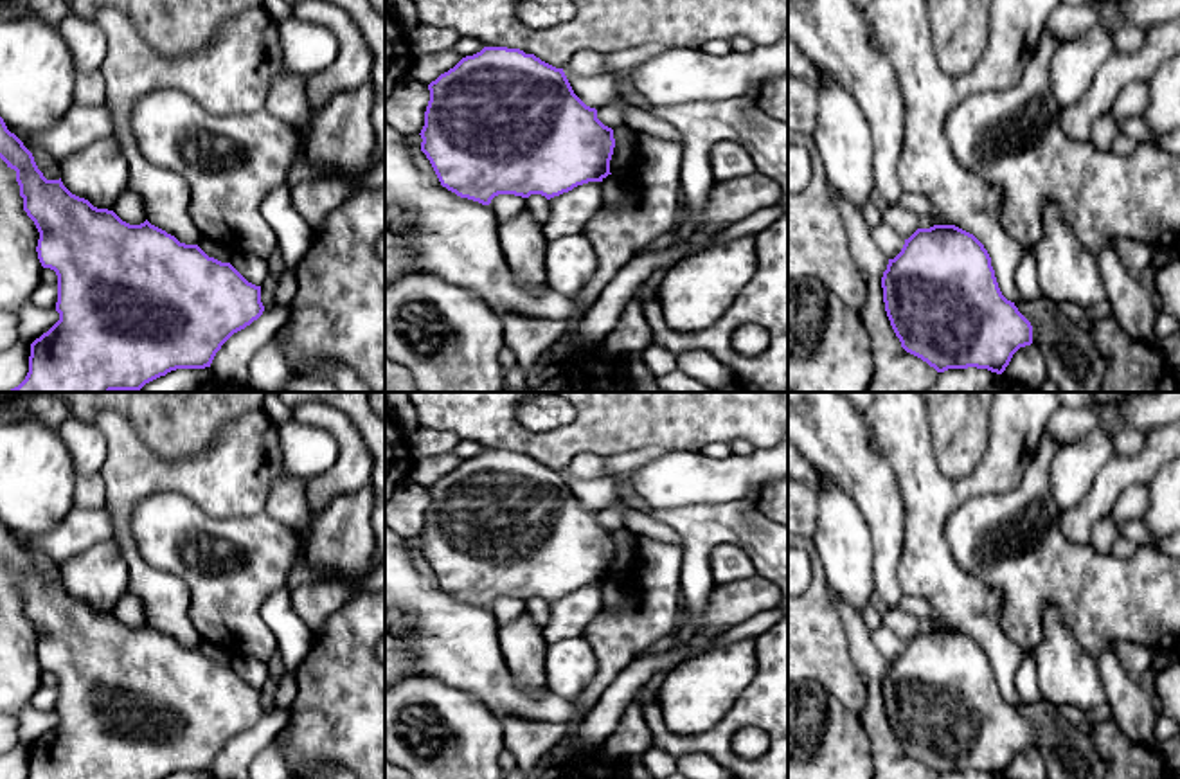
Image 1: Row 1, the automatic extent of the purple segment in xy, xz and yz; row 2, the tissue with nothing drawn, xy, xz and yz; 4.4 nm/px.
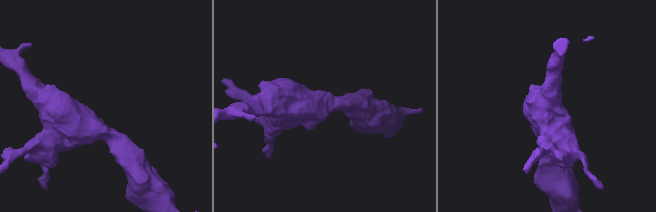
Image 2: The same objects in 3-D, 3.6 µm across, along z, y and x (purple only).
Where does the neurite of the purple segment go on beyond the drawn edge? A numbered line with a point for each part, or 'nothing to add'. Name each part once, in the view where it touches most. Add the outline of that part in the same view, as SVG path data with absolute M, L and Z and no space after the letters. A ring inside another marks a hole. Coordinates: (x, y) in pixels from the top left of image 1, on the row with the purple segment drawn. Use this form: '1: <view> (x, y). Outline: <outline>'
nothing to add

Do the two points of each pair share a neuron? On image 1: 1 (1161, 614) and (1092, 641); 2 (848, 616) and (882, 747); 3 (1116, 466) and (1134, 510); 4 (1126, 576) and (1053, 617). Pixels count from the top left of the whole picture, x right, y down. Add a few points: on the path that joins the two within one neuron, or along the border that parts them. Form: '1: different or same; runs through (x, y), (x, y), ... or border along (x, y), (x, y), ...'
1: same; runs through (1144, 614), (1119, 614), (1108, 625)
2: same; runs through (862, 648), (873, 664), (875, 715)
3: different; border along (1146, 486), (1128, 486), (1110, 511)
4: different; border along (1049, 603), (1062, 610), (1062, 619), (1083, 650)

